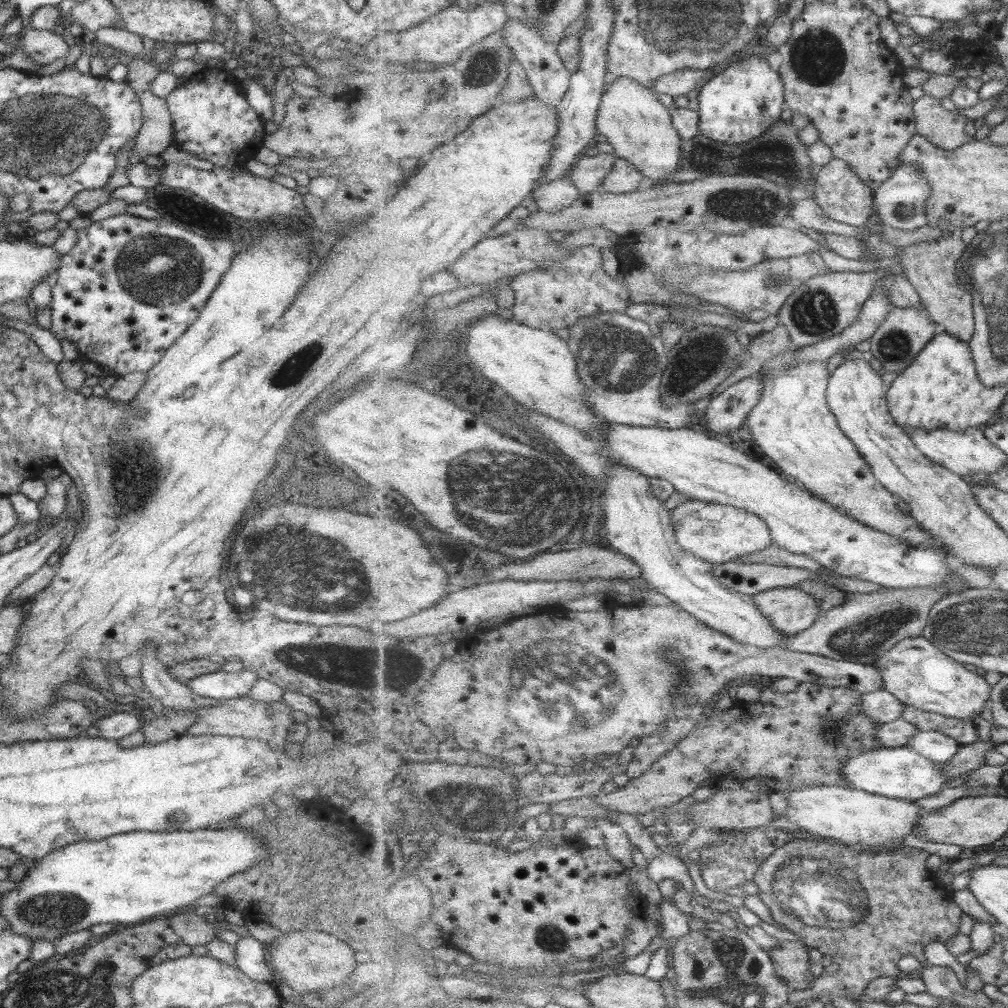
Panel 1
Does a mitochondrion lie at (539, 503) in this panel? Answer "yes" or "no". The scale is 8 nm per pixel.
yes

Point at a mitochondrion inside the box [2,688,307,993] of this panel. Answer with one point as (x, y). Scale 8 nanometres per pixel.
(65, 909)

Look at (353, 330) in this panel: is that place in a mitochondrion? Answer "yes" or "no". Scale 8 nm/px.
no

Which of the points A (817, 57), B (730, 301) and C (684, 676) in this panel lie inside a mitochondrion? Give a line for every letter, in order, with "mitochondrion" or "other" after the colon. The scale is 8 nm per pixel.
A: mitochondrion
B: other
C: mitochondrion

